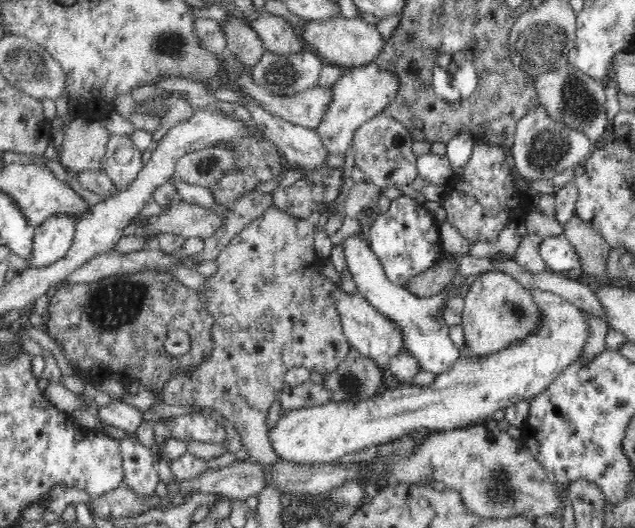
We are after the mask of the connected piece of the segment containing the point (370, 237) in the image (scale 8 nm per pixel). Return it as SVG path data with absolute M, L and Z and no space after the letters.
M400 195L390 203L385 214L378 214L370 222L366 235L369 247L380 259L386 277L395 285L406 286L408 280L430 270L440 260L444 250L440 244L438 222L430 211L412 197Z

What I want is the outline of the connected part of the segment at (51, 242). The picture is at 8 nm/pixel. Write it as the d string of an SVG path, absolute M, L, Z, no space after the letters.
M54 214L44 224L35 227L31 257L27 268L50 266L66 256L75 235L78 218L67 214Z

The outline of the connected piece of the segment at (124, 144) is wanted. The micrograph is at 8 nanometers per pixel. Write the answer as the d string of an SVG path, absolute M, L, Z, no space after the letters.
M110 135L101 166L111 178L115 189L128 188L144 168L142 153L130 136Z

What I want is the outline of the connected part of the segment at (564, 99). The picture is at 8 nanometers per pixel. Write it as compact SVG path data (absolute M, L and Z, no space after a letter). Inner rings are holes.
M570 63L556 70L543 71L534 79L538 105L544 106L550 119L564 123L568 128L585 132L593 146L598 145L609 125L605 90L601 81L579 72ZM568 114L576 116L567 116Z

